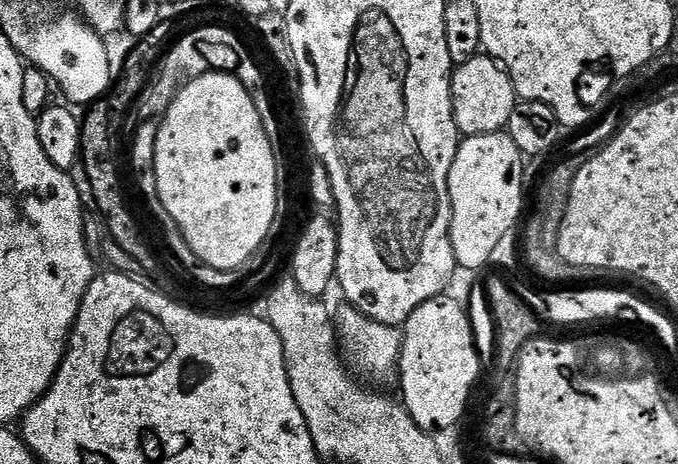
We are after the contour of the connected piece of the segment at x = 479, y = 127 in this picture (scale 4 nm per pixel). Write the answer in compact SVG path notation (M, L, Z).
M487 54L470 58L470 62L455 65L452 74L452 105L454 122L461 137L504 132L518 103L516 88L507 72Z

